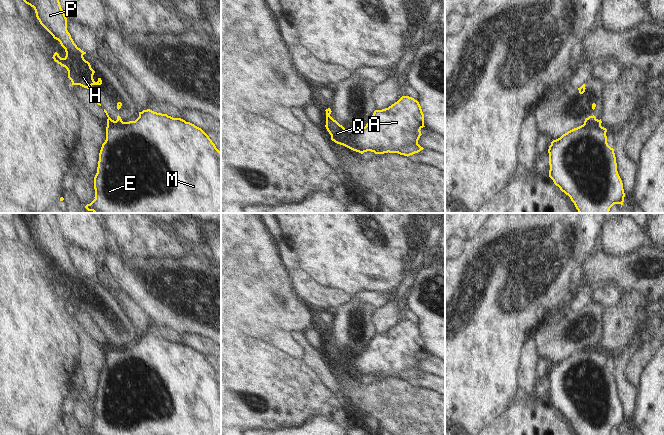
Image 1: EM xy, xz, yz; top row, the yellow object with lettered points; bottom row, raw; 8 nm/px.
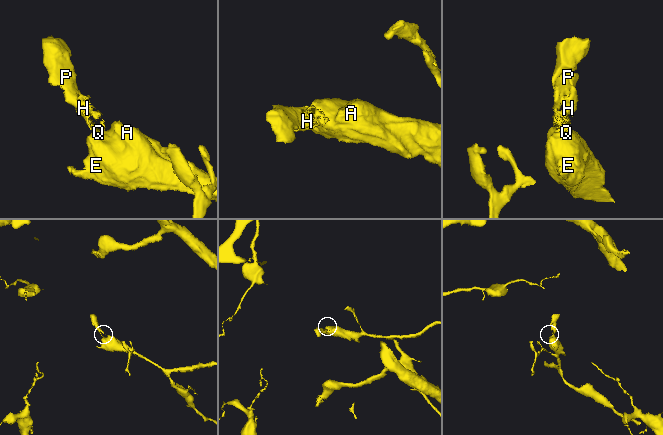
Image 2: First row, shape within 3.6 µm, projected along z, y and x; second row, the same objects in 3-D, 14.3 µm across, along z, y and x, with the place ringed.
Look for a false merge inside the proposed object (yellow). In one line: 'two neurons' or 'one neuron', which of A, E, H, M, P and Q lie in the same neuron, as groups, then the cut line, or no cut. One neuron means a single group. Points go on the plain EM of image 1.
two neurons | A E M Q / H P | yz (584, 347), (600, 349)

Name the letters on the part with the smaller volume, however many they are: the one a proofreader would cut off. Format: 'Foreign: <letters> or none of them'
Foreign: H, P

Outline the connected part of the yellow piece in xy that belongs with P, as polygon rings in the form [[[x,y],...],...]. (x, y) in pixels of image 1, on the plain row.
[[[9,213],[8,218],[33,231],[40,248],[65,273],[66,280],[64,282],[61,282],[57,276],[52,282],[67,293],[72,309],[90,313],[92,309],[102,308],[101,302],[98,302],[97,306],[94,305],[95,295],[83,281],[86,276],[77,271],[67,254],[67,242],[55,213]]]

